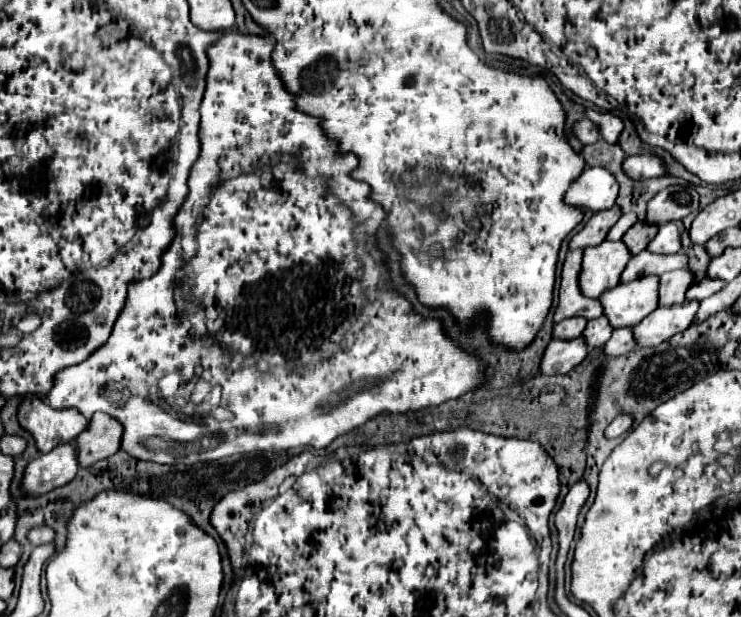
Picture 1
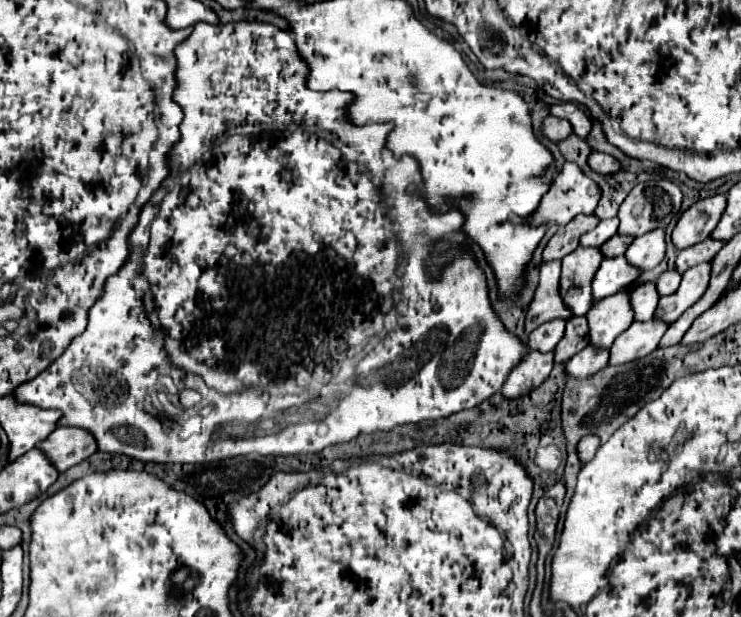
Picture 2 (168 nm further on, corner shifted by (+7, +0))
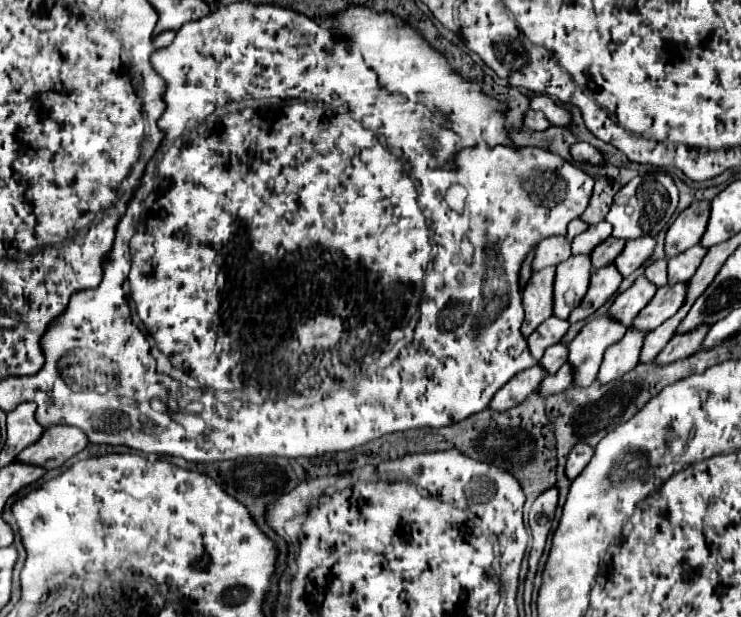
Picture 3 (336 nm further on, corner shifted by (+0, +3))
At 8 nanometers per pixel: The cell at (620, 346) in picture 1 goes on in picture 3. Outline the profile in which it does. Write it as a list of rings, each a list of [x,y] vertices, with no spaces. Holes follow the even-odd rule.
[[[567,362],[565,366],[561,366],[561,370],[557,370],[549,378],[545,378],[545,382],[541,382],[539,392],[541,392],[541,396],[551,396],[551,394],[557,394],[571,386],[573,386],[573,370],[571,370],[571,364]]]

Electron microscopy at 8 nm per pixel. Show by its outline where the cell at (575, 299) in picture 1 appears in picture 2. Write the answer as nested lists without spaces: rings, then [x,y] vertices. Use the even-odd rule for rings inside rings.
[[[550,261],[540,265],[540,281],[534,293],[532,303],[528,305],[526,319],[524,319],[524,331],[526,335],[532,333],[536,327],[540,327],[546,321],[552,319],[570,319],[572,313],[562,303],[562,297],[558,293],[560,285],[560,261]]]

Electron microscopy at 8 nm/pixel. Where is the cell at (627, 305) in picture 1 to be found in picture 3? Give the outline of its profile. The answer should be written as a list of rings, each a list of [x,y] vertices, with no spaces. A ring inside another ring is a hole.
[[[603,314],[583,326],[569,344],[569,362],[575,370],[573,386],[589,386],[597,378],[605,350],[619,342],[625,332],[627,328],[609,314]]]

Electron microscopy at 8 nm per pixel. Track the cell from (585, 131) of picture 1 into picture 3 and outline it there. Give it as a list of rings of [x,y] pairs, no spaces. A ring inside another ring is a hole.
[[[529,110],[527,116],[525,116],[525,128],[531,130],[531,132],[541,132],[549,126],[549,120],[545,120],[545,116],[541,112],[535,112],[535,110]]]

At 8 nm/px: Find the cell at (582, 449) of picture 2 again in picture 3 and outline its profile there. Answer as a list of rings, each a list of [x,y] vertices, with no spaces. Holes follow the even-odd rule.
[[[585,442],[577,444],[577,446],[571,450],[569,458],[567,458],[567,468],[565,468],[567,478],[569,478],[569,480],[577,478],[577,476],[583,472],[583,468],[591,462],[593,454],[595,454],[595,450],[593,450],[589,444],[585,444]]]

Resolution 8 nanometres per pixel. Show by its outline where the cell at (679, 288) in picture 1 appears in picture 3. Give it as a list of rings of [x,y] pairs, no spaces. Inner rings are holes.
[[[639,276],[629,290],[621,292],[615,298],[613,306],[609,308],[609,314],[613,314],[613,318],[617,318],[619,322],[625,322],[625,326],[631,326],[637,314],[651,302],[655,292],[657,286],[649,282],[645,276]]]

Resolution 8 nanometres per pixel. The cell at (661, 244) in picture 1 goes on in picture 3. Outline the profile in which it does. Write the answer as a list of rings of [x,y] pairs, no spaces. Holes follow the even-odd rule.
[[[645,236],[645,238],[635,238],[629,240],[623,248],[623,252],[615,258],[615,266],[617,270],[621,270],[623,276],[629,276],[631,272],[635,272],[639,266],[643,266],[655,250],[655,238],[653,236]]]

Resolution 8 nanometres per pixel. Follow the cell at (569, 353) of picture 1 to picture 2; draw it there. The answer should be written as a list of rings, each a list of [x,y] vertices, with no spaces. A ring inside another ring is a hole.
[[[528,351],[522,365],[514,367],[512,373],[508,375],[508,379],[502,387],[502,397],[514,399],[514,397],[526,395],[530,389],[536,389],[550,375],[552,367],[554,367],[552,353]]]

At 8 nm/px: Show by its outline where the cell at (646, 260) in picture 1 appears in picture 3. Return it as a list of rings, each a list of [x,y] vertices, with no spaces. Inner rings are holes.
[[[615,264],[595,270],[591,274],[591,284],[585,294],[585,302],[581,302],[581,306],[577,306],[577,310],[573,310],[573,316],[569,316],[569,322],[575,324],[575,322],[591,316],[595,310],[599,310],[619,290],[621,282],[623,282],[623,276]]]

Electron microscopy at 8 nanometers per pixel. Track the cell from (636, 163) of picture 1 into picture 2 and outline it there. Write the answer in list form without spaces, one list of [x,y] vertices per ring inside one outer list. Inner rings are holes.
[[[598,151],[590,153],[588,165],[596,173],[616,173],[620,169],[620,165],[618,165],[618,161],[614,157],[610,157],[606,153],[598,153]]]

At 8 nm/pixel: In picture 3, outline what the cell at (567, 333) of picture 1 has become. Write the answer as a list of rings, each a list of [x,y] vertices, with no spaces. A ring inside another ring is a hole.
[[[551,316],[545,322],[541,322],[539,328],[527,338],[533,358],[539,360],[549,346],[557,344],[567,334],[567,330],[569,330],[569,322],[561,320],[557,316]]]

